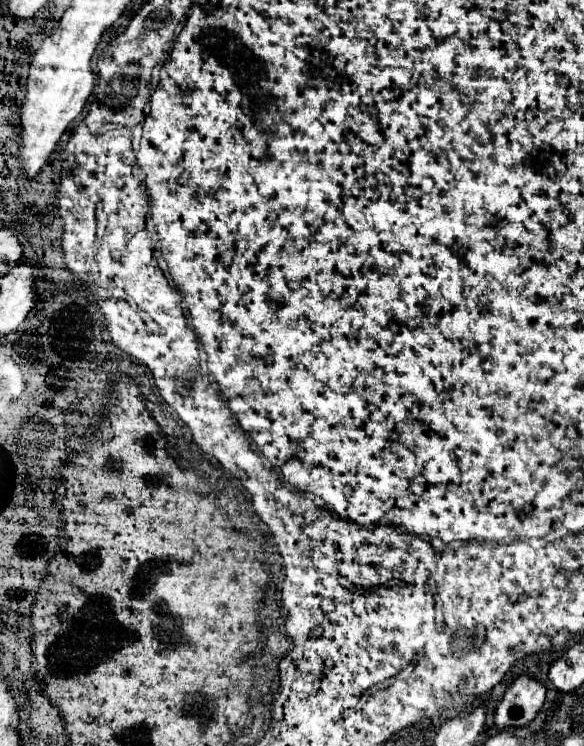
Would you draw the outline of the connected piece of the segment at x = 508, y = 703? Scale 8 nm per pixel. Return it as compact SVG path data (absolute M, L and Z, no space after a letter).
M526 674L518 676L504 692L504 698L496 708L496 728L506 730L514 726L526 726L542 708L544 698L546 686L540 680L534 680Z

